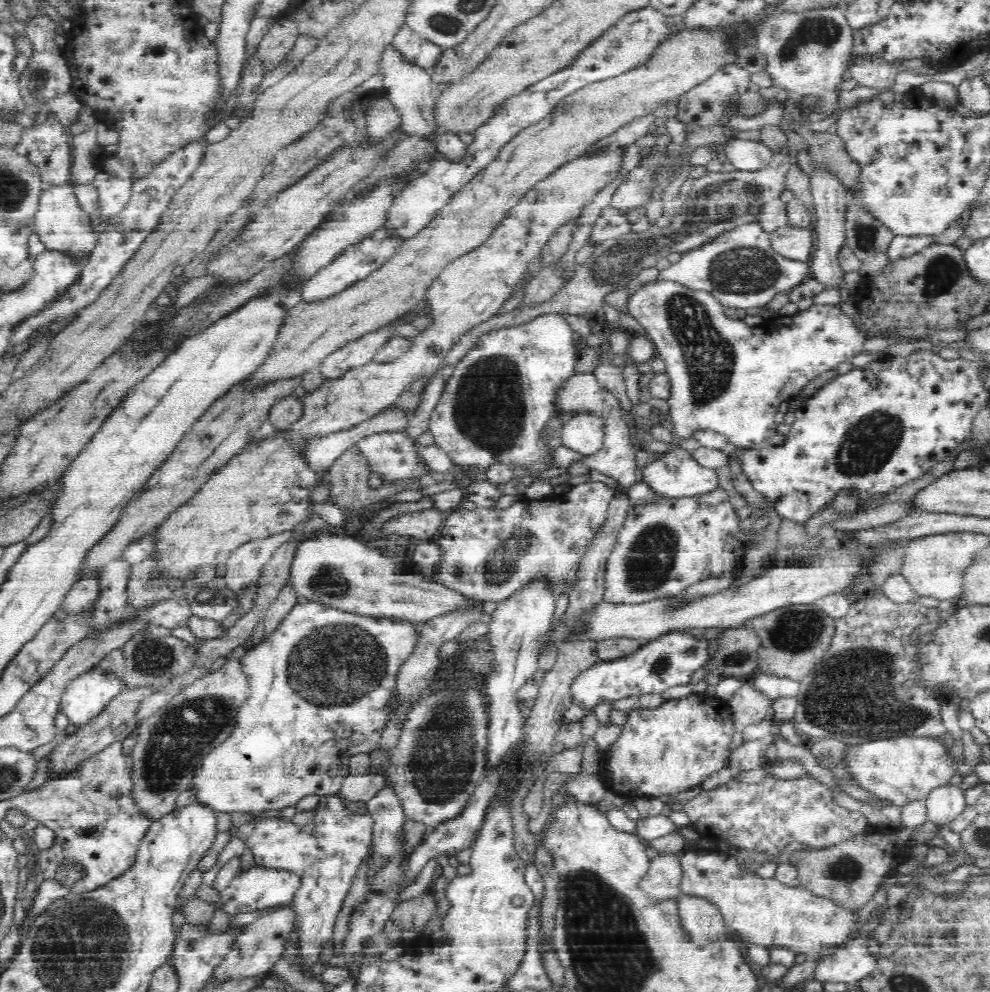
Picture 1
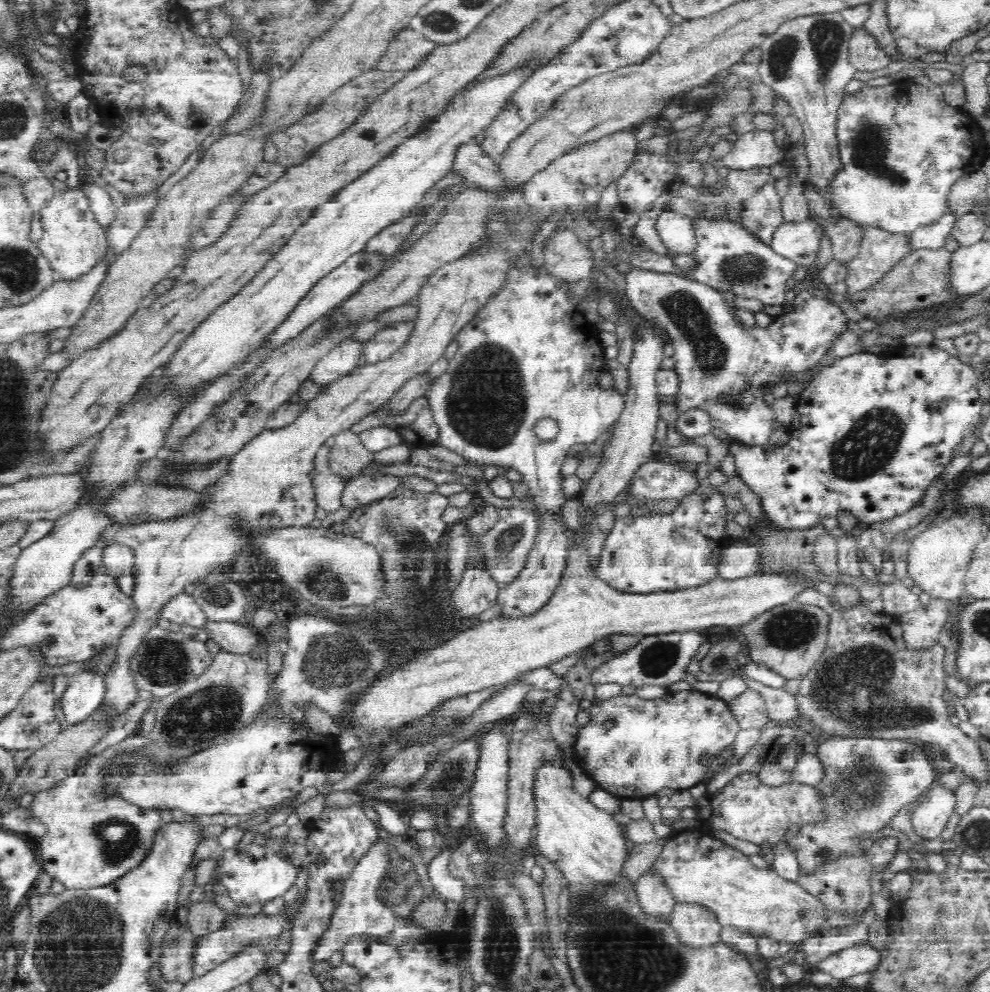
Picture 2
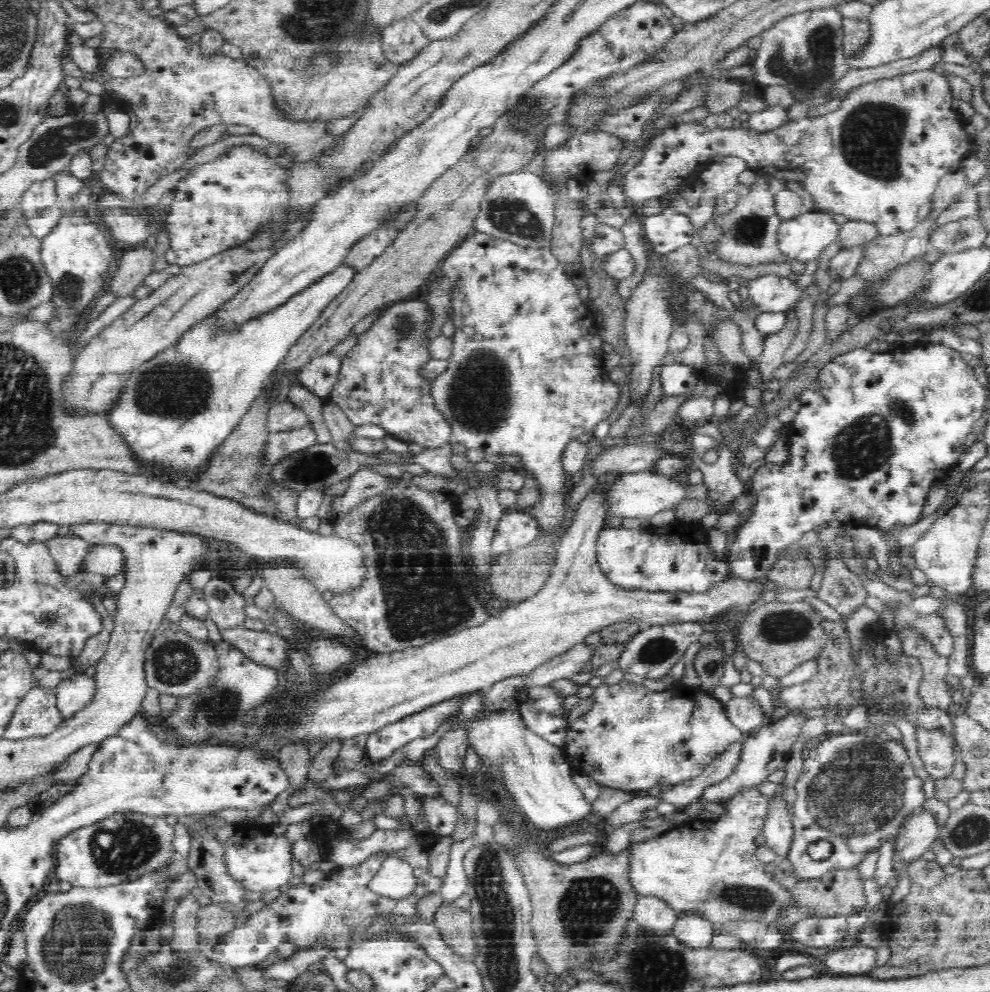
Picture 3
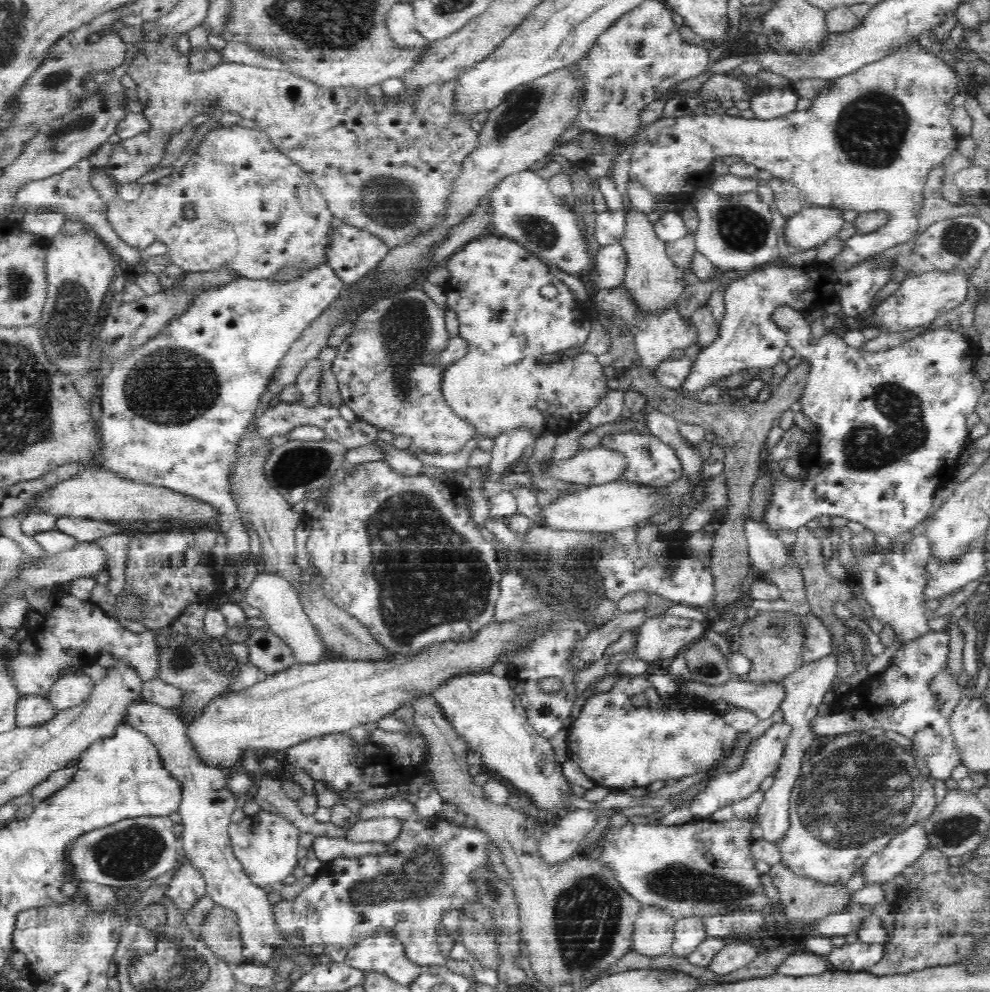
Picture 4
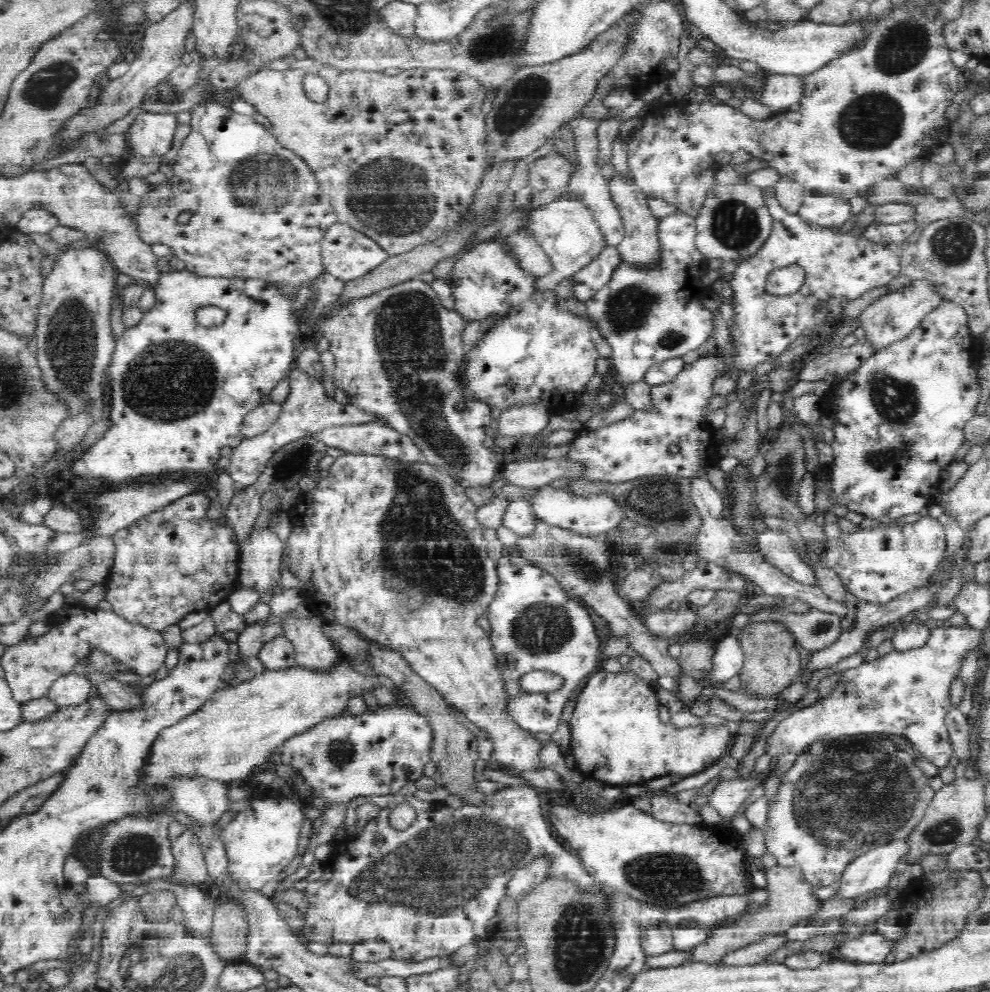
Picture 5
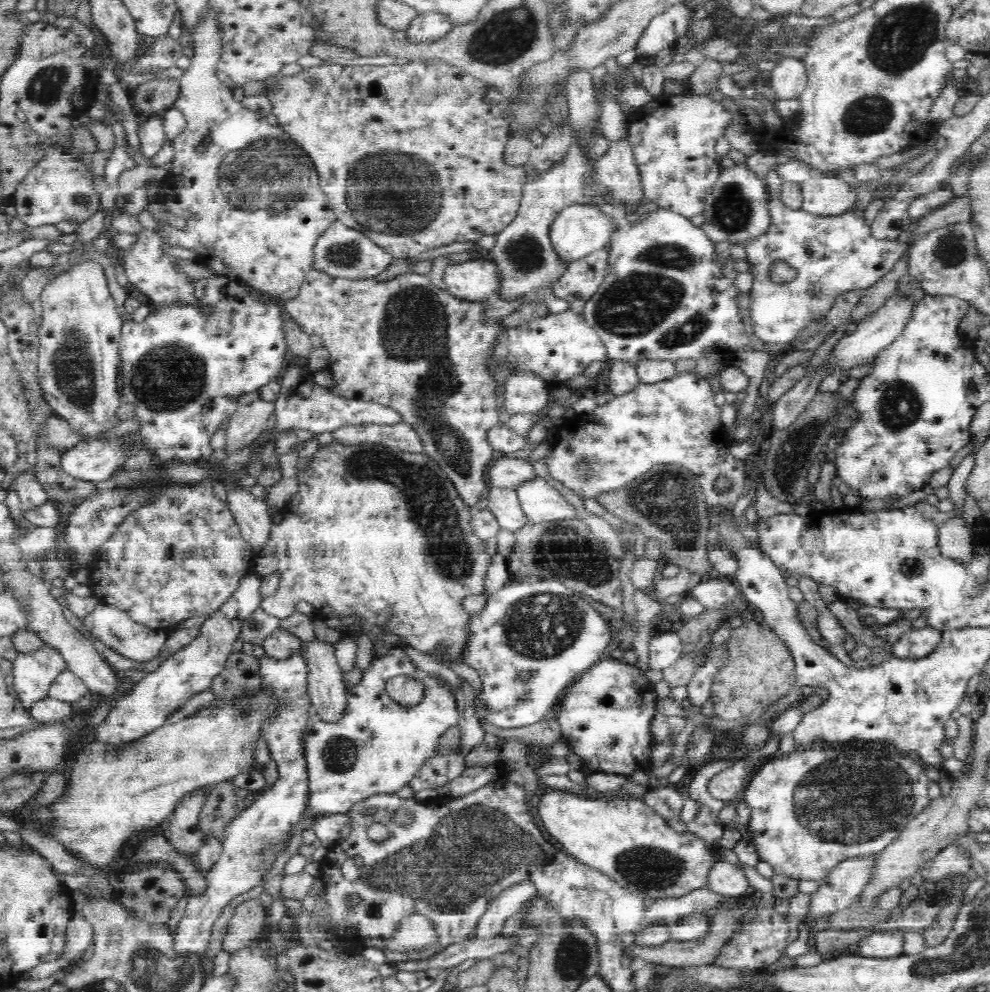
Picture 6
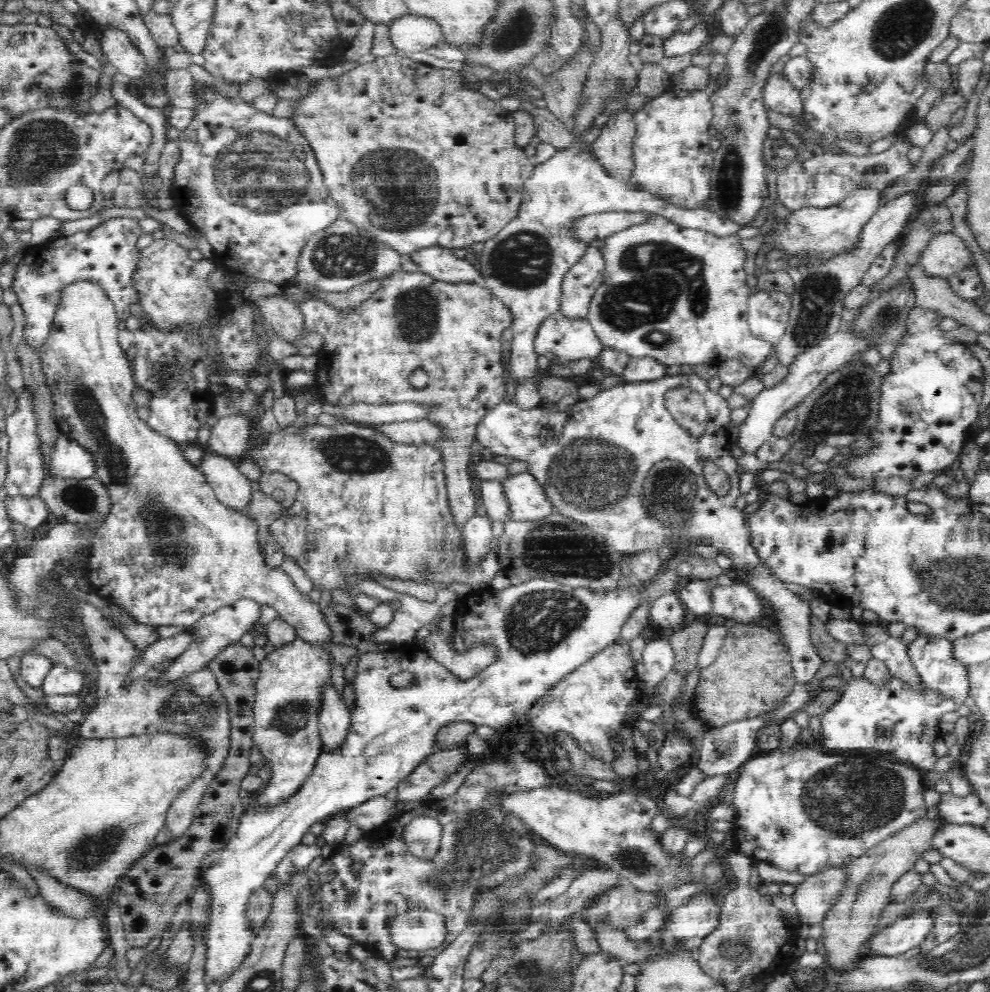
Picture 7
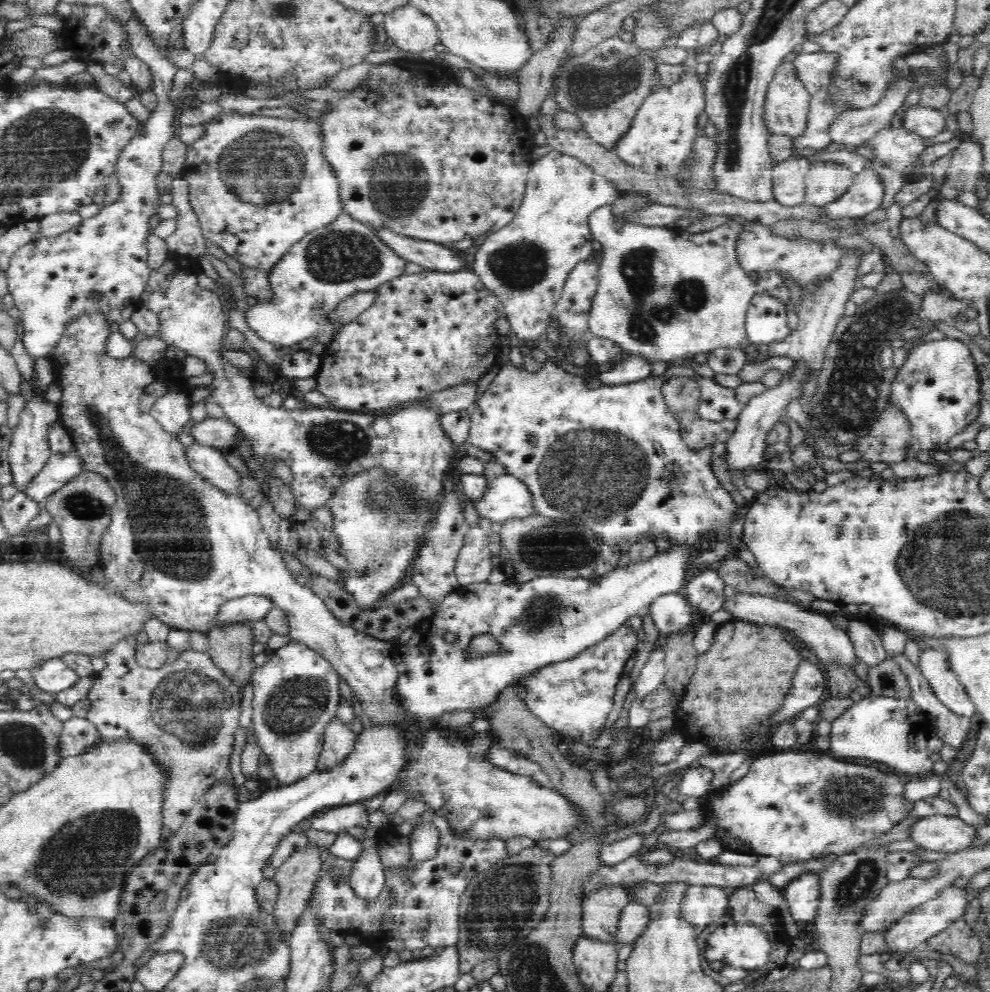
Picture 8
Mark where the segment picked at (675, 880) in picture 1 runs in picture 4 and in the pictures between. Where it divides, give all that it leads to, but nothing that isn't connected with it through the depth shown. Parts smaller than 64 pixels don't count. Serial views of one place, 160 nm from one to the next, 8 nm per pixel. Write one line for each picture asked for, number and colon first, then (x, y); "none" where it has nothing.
2: (654, 895)
3: (654, 913)
4: (653, 930)

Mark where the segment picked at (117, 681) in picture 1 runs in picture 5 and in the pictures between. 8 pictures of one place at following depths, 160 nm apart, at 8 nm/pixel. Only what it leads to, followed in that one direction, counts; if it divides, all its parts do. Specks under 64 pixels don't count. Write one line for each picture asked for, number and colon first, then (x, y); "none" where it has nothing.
2: (85, 693)
3: (73, 695)
4: (68, 691)
5: (72, 689)

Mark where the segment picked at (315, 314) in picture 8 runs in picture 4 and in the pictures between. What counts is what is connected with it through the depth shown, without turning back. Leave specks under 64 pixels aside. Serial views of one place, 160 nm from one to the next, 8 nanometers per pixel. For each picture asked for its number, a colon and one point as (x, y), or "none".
4: (355, 251)
5: (348, 254)
6: (342, 252)
7: (342, 256)

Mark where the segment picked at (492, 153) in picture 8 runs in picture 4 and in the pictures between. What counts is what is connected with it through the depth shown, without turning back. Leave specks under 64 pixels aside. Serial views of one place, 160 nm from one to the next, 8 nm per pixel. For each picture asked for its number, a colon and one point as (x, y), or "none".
4: (384, 168)
5: (400, 154)
6: (411, 155)
7: (414, 155)

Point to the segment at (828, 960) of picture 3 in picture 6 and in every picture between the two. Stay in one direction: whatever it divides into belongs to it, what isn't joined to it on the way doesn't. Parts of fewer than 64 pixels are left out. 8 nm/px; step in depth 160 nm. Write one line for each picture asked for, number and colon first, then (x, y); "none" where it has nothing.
4: (850, 957)
5: (869, 948)
6: (876, 945)

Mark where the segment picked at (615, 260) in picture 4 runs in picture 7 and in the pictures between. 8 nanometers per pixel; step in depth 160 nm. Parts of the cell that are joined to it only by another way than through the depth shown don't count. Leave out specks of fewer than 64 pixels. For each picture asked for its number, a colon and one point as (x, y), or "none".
5: (597, 275)
6: (577, 284)
7: (579, 285)

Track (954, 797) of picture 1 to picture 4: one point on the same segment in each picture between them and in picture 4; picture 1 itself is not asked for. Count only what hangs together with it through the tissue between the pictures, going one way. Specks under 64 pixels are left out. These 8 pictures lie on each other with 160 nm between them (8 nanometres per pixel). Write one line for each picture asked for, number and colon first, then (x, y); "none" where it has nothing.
2: (936, 806)
3: (922, 829)
4: (907, 846)

